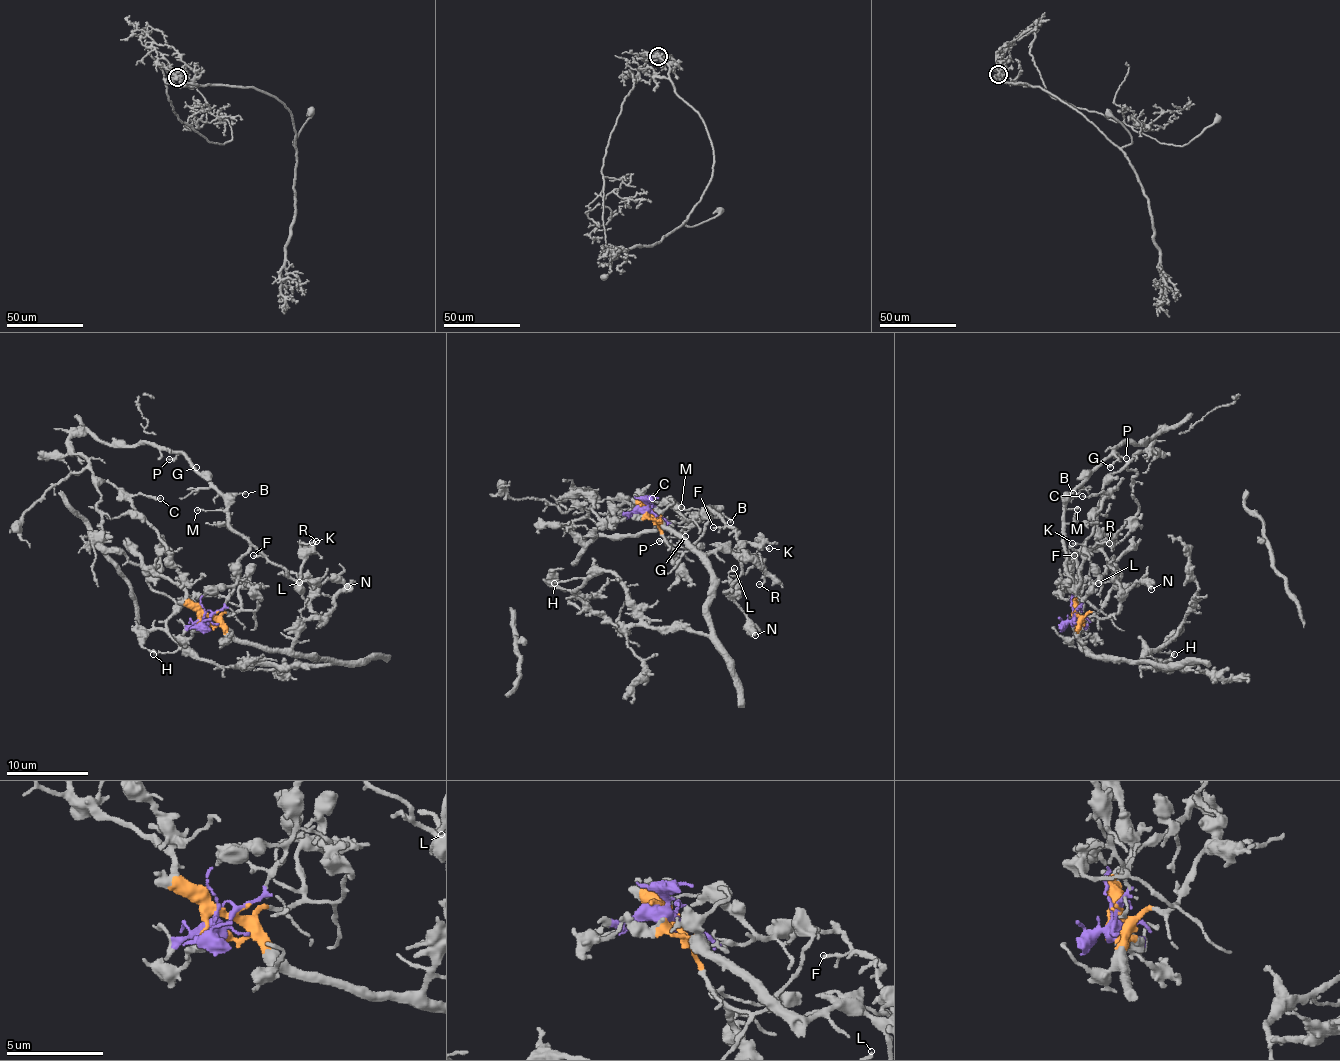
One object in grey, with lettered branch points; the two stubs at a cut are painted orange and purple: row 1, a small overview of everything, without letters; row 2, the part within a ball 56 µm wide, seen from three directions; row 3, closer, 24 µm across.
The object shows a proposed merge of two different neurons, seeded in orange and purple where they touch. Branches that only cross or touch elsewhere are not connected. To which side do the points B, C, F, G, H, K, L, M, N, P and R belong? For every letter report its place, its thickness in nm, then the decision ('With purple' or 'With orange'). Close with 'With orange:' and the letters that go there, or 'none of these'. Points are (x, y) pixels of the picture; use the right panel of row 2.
B: Place: (1073, 493). Thickness 110 nm. With purple
C: Place: (1082, 496). Thickness 110 nm. With orange
F: Place: (1074, 555). Thickness 110 nm. With purple
G: Place: (1110, 467). Thickness 100 nm. With purple
H: Place: (1174, 654). Thickness 100 nm. With orange
K: Place: (1072, 543). Thickness 120 nm. With purple
L: Place: (1098, 583). Thickness 130 nm. With orange
M: Place: (1077, 509). Thickness 100 nm. With purple
N: Place: (1151, 589). Thickness 280 nm. With orange
P: Place: (1126, 458). Thickness 90 nm. With purple
R: Place: (1109, 543). Thickness 110 nm. With purple
With orange: C, H, L, N

